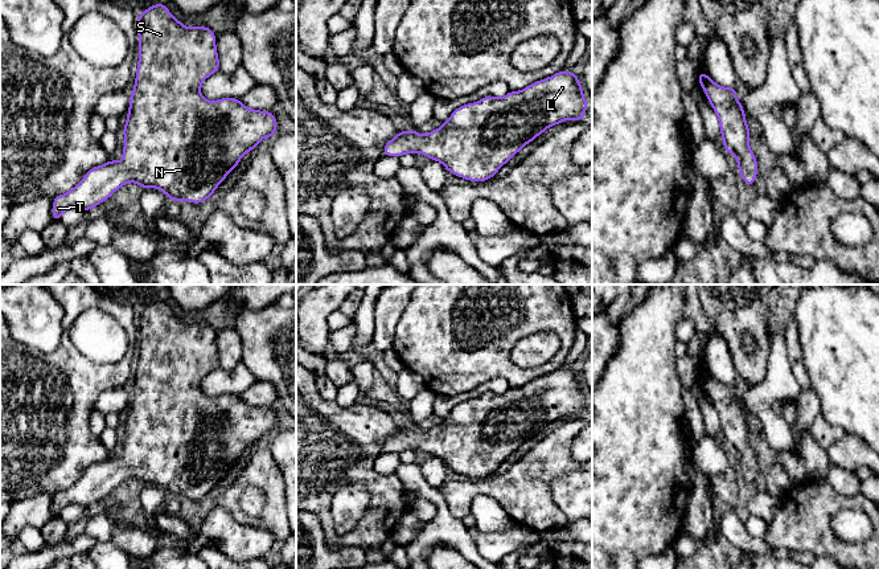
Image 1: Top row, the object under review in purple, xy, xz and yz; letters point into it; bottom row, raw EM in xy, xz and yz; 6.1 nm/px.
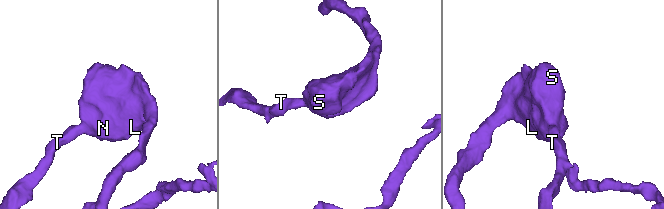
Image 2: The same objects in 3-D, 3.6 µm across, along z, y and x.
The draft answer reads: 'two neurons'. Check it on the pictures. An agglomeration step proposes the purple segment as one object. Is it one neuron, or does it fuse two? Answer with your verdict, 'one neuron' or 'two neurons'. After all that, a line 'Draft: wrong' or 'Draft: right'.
one neuron
Draft: wrong

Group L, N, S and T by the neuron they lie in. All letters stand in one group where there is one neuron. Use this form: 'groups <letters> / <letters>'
groups L N S T

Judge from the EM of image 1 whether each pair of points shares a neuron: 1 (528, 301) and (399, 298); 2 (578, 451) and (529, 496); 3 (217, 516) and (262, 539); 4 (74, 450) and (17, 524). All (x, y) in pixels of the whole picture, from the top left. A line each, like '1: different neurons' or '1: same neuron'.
1: different neurons
2: different neurons
3: same neuron
4: different neurons

